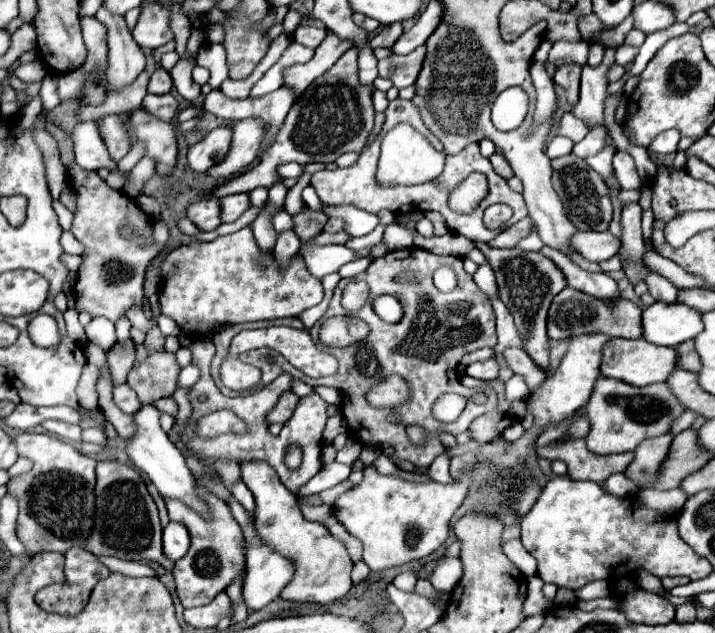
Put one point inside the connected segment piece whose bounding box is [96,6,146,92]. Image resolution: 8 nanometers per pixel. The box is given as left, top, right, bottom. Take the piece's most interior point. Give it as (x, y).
(125, 59)

